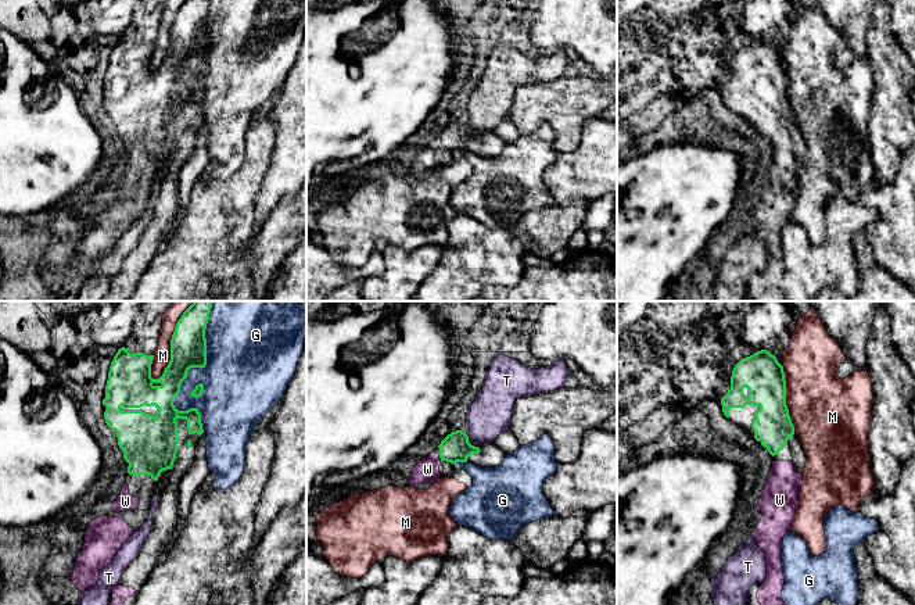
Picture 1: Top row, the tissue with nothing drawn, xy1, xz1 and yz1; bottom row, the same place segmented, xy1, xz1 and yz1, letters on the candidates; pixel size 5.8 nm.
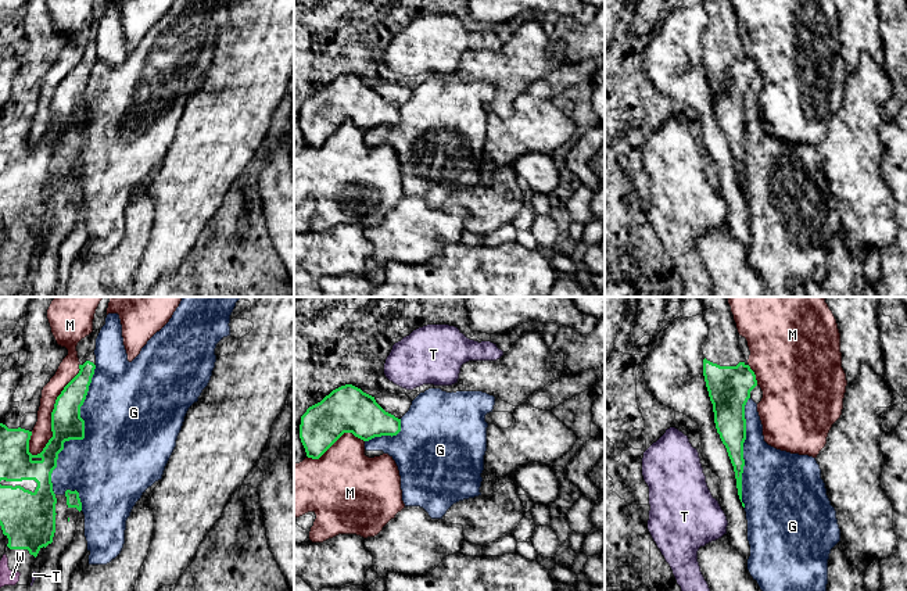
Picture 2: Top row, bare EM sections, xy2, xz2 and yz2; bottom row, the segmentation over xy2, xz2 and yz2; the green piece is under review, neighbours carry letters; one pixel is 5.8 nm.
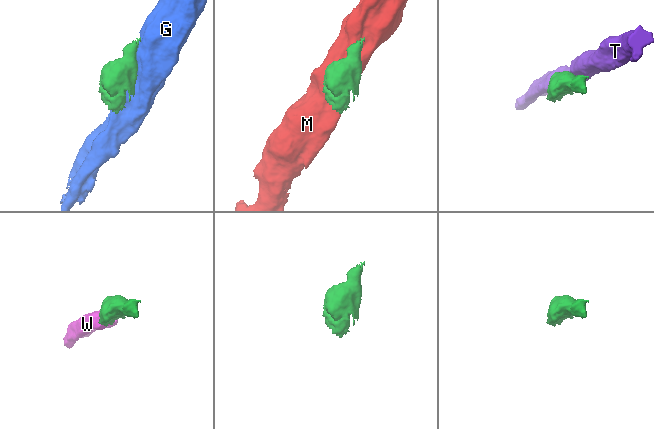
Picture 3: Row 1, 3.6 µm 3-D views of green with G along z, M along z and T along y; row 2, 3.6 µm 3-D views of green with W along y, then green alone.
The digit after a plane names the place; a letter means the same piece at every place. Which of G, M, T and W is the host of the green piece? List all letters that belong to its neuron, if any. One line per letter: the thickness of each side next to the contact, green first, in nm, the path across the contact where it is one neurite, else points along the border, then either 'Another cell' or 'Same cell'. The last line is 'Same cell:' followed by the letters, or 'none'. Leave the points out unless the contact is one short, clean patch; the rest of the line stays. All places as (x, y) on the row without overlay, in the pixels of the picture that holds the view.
G: Thickness 200 nm (green) against 320 nm. Another cell
M: Thickness 180 nm (green) against 110 nm. Another cell
T: Thickness 170 nm (green) against 240 nm. Boundary: xz1 (465, 120), (469, 126). Another cell
W: Thickness 170 nm (green) against 130 nm. Path across: xz1 (455, 136), (440, 146), (427, 158). Same cell
Same cell: W

